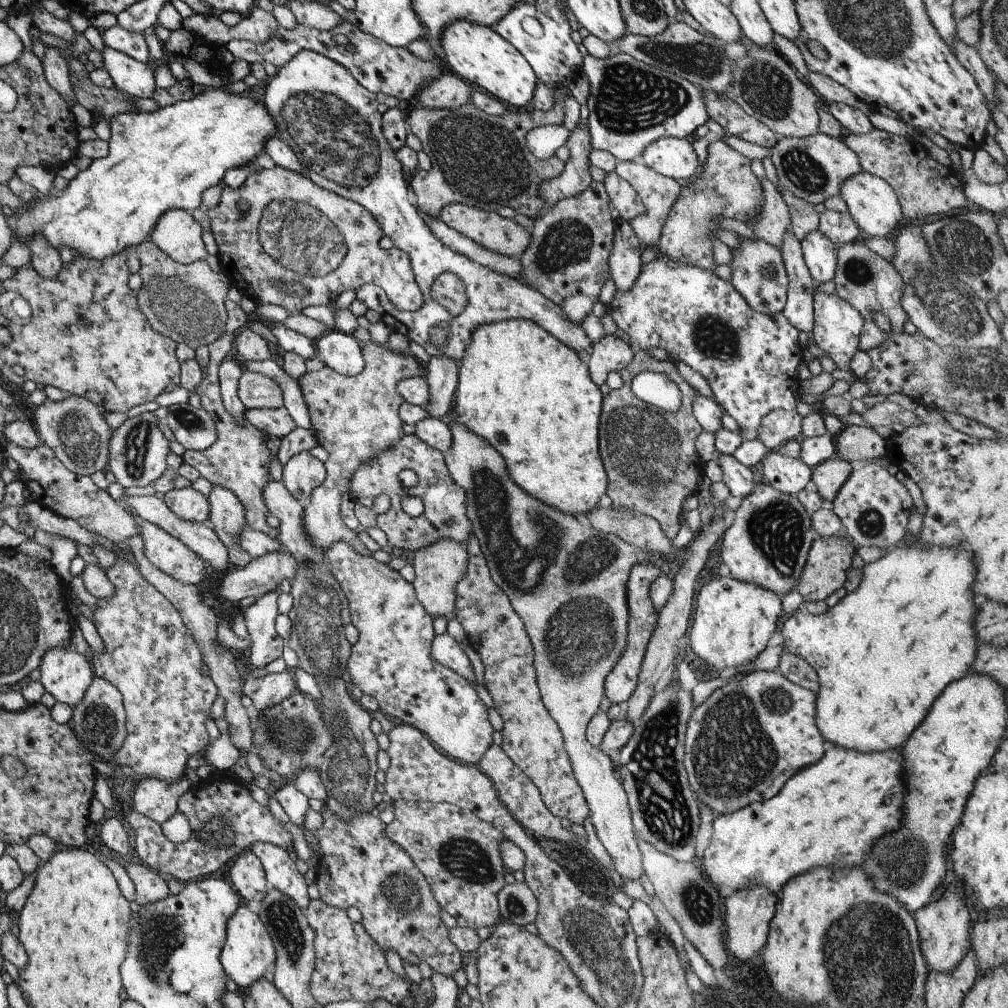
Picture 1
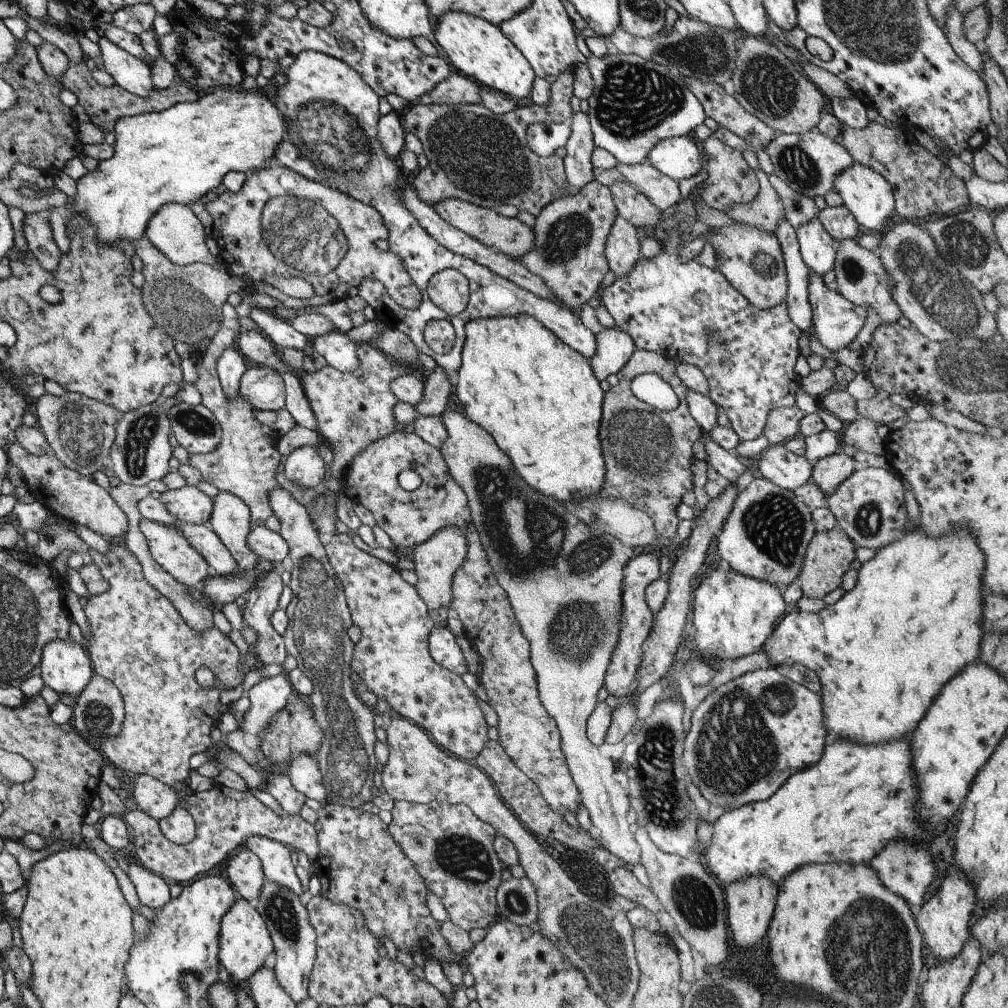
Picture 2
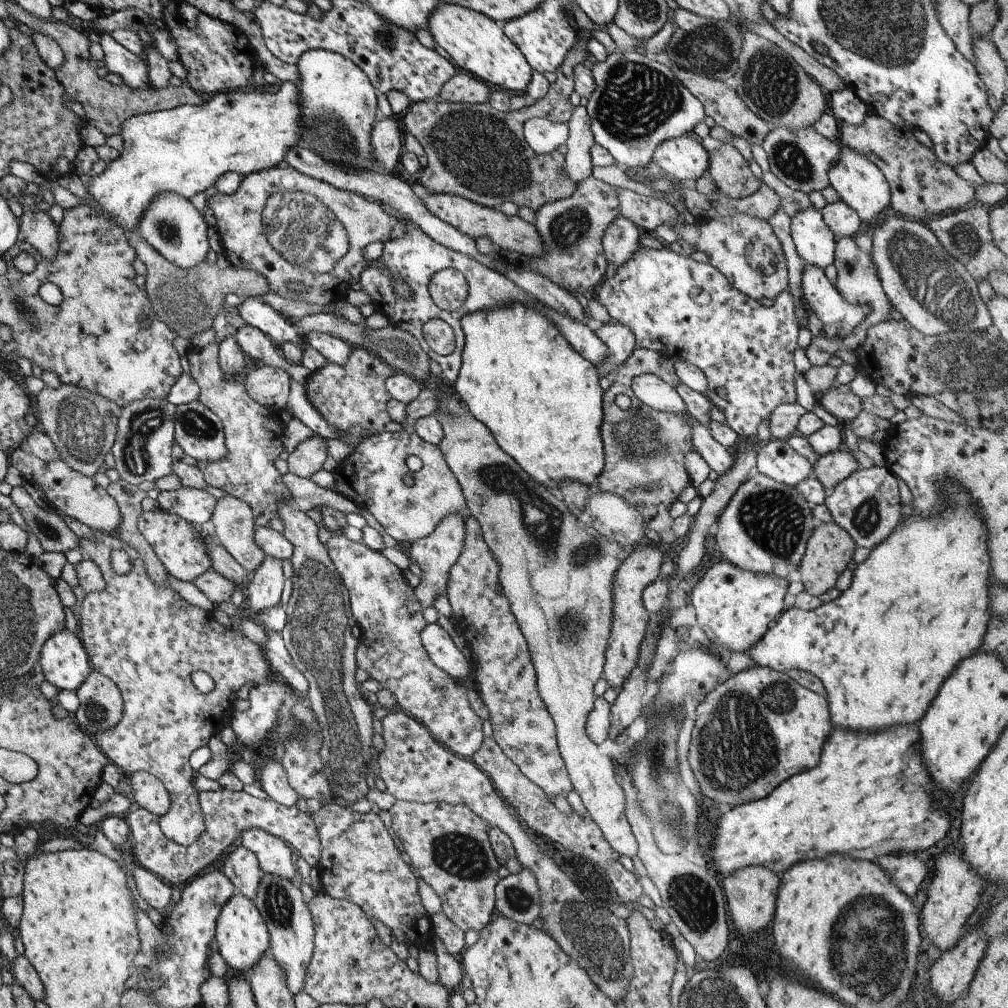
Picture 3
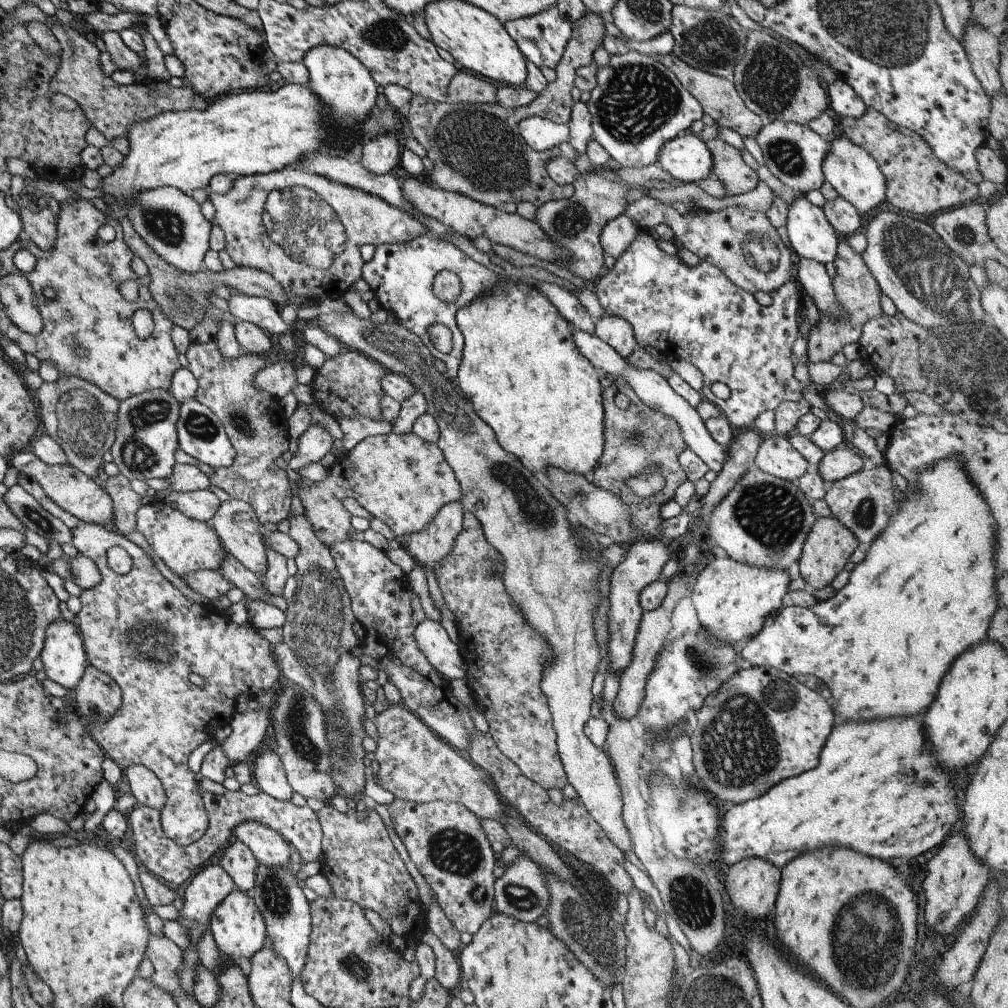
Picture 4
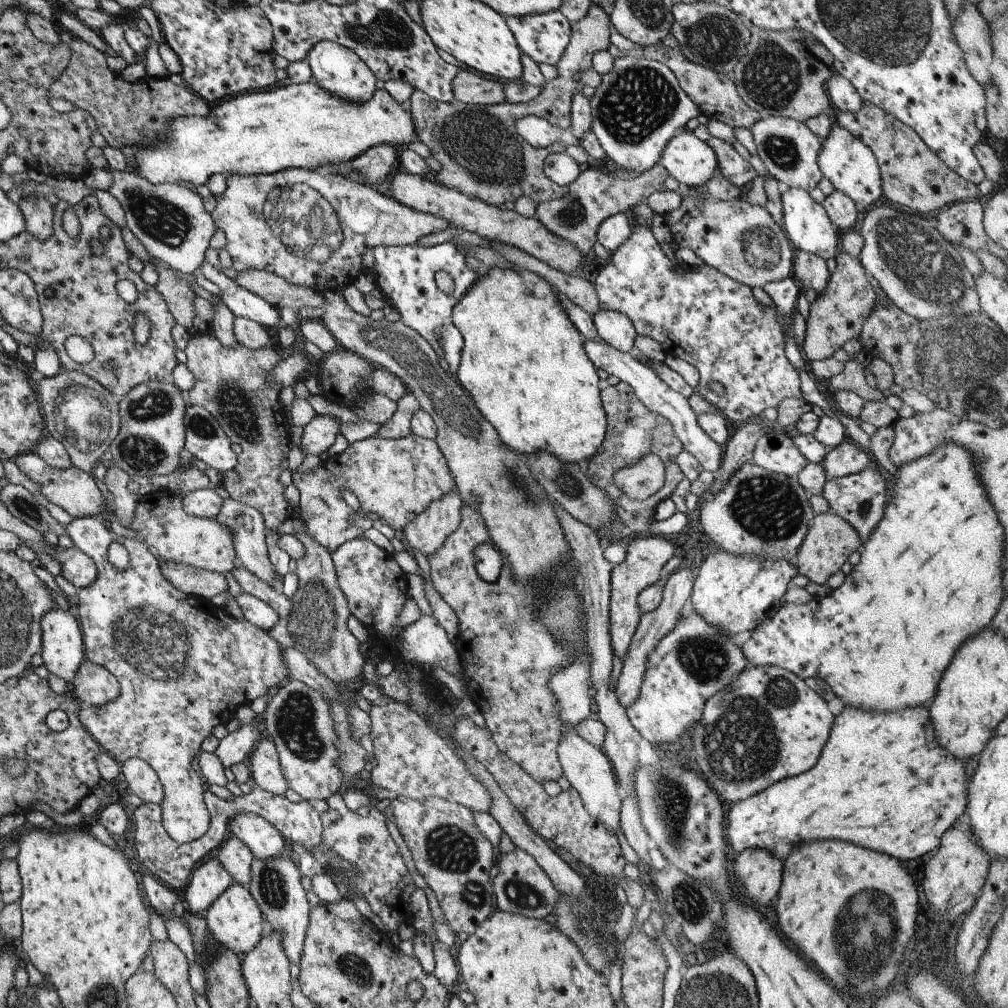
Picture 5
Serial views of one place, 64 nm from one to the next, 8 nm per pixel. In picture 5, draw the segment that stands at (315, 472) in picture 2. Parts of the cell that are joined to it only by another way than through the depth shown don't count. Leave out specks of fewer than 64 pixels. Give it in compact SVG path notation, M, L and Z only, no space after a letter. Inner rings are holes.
M316 414L305 424L299 449L309 454L318 455L325 452L335 436L339 434L340 424L334 416L325 414Z

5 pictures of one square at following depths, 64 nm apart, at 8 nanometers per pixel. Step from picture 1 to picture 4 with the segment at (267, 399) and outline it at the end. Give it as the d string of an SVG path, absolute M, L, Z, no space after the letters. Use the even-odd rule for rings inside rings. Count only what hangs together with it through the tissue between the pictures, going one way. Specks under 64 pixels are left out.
M299 358L295 361L281 360L273 362L273 364L269 363L261 372L255 374L253 386L268 395L276 403L296 385L294 364L297 361Z

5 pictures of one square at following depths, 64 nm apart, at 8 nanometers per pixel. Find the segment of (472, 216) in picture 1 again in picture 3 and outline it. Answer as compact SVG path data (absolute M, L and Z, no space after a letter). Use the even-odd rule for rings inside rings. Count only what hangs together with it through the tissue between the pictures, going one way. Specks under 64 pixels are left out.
M413 187L417 191L417 198L421 199L423 206L431 211L433 216L456 228L461 234L469 238L488 238L495 249L509 250L528 257L538 257L543 252L541 236L537 234L534 224L530 224L517 215L508 216L495 208L481 206L470 199L461 198L453 194L427 194L426 191Z

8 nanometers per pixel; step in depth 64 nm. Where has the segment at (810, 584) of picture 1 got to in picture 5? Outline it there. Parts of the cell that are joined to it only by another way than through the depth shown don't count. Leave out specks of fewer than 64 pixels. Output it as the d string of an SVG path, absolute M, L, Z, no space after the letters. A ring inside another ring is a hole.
M828 509L823 514L814 515L810 520L803 542L797 550L797 560L794 566L798 574L802 574L807 580L815 584L825 584L827 578L835 574L843 562L848 560L850 554L855 552L861 544L859 534L853 530L853 527Z

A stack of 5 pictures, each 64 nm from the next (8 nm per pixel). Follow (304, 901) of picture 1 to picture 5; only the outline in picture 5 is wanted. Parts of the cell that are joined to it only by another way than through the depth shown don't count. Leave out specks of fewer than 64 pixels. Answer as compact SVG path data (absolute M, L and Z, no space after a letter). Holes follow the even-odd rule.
M235 814L228 822L228 832L245 844L254 858L279 858L285 852L285 840L257 814Z

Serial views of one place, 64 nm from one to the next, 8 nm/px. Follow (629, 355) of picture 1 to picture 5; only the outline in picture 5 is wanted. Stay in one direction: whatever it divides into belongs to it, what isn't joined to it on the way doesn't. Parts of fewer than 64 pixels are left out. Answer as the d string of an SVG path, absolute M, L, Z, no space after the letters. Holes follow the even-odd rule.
M601 310L592 315L593 326L599 338L621 352L634 353L636 332L625 314L615 310Z

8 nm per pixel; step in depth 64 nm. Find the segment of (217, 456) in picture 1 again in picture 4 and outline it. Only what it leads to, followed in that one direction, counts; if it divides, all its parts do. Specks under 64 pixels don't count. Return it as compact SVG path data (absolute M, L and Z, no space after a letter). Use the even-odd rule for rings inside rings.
M214 340L205 343L191 341L184 355L187 359L187 369L191 371L197 383L193 399L199 404L207 406L216 415L219 422L224 426L225 434L231 446L233 446L233 450L235 450L233 464L227 466L227 468L214 468L208 482L213 486L217 486L217 488L221 488L232 498L246 502L257 514L257 522L261 524L263 531L277 531L277 524L290 514L289 502L292 496L291 486L287 482L285 471L280 470L275 464L279 456L287 457L289 443L287 420L283 417L277 404L268 395L253 386L255 374L261 372L269 364L269 360L266 362L264 356L257 356L257 354L246 351L241 352L237 358L227 360L227 358L221 356Z

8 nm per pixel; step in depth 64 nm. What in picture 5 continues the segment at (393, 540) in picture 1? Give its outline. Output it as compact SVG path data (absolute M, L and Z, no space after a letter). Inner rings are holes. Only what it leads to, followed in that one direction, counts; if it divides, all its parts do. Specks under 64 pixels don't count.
M410 433L406 437L397 440L383 440L383 438L368 437L360 441L349 443L338 455L331 456L321 464L317 464L312 472L299 473L296 470L291 473L291 485L298 490L299 518L305 524L304 530L311 540L315 540L321 548L325 548L331 554L341 543L347 542L362 534L362 529L349 524L349 516L354 514L377 514L385 520L385 524L395 532L402 530L413 522L417 514L421 514L429 502L435 502L441 498L441 494L451 492L455 487L453 477L447 468L445 457L437 448L436 442L431 439L421 438ZM352 492L359 502L359 512L355 513L344 500L344 494Z

